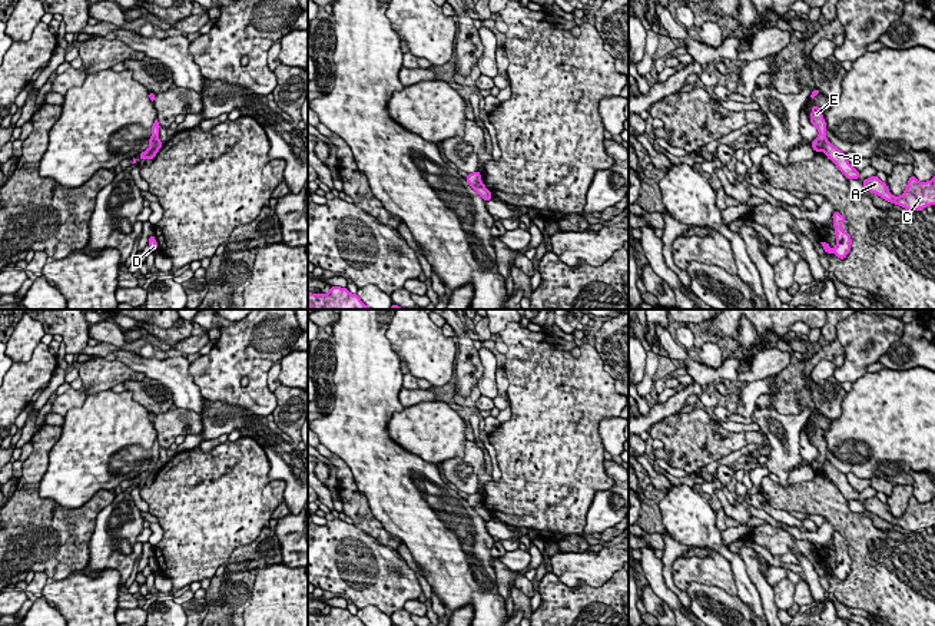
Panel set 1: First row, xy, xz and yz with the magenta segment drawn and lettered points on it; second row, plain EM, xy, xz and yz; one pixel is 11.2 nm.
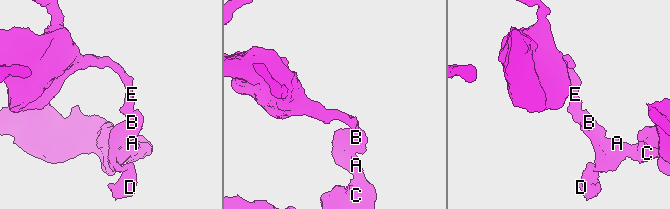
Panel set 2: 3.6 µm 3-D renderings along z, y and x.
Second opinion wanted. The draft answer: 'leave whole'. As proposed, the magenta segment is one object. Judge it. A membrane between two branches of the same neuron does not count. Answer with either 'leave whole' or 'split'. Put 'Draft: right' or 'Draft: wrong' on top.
Draft: wrong
split

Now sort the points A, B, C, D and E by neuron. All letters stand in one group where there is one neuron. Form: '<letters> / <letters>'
A B C D / E

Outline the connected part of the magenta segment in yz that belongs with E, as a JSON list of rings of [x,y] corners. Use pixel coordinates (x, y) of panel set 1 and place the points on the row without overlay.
[[[812,427],[810,444],[819,451],[819,457],[810,464],[810,467],[815,473],[820,473],[823,470],[823,463],[826,461],[828,450],[819,427]]]

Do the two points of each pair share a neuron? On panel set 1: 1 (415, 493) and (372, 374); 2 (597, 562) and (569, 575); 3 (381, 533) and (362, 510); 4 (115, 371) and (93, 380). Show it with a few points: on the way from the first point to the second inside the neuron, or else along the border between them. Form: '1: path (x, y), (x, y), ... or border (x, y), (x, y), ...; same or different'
1: path (385, 463), (372, 450), (372, 404); same
2: path (590, 567), (576, 569); same
3: path (375, 529), (362, 516); same
4: path (109, 373), (99, 376); same

